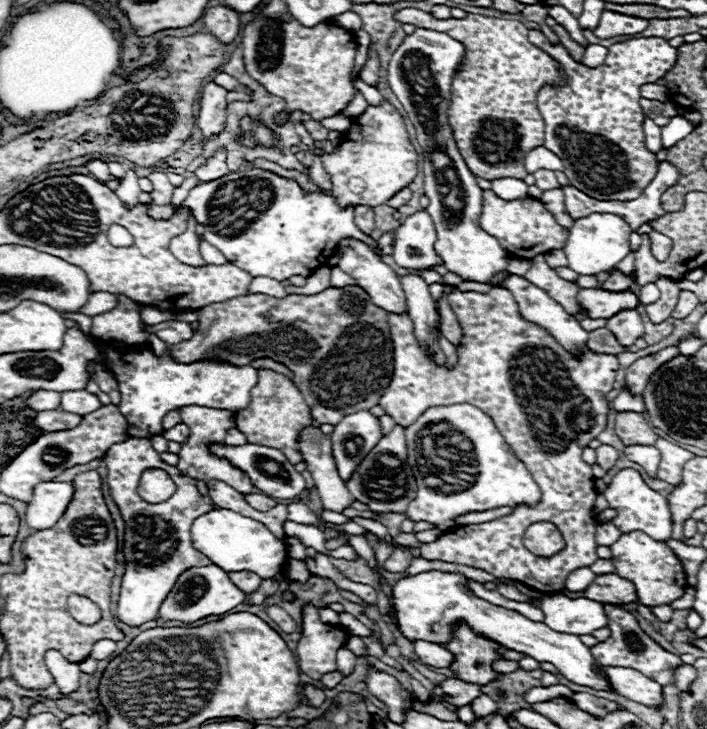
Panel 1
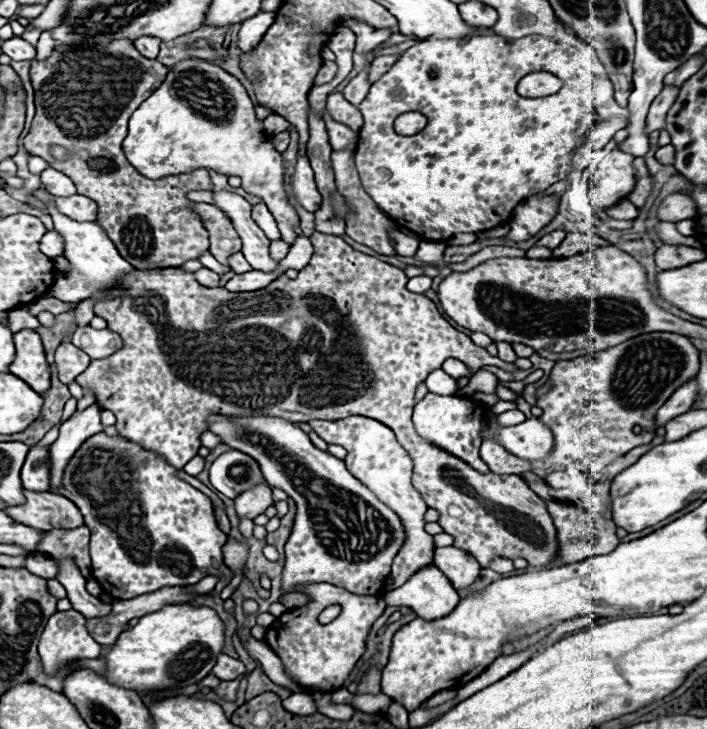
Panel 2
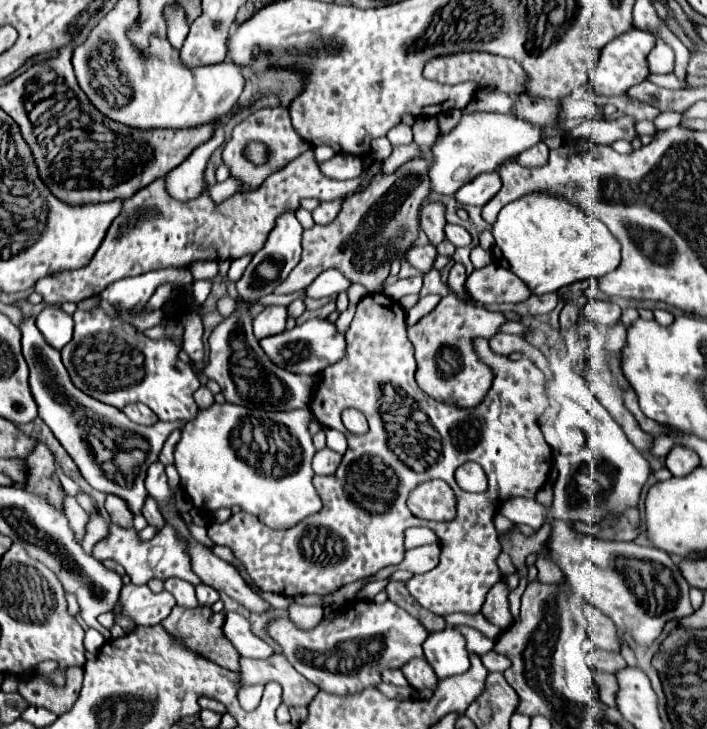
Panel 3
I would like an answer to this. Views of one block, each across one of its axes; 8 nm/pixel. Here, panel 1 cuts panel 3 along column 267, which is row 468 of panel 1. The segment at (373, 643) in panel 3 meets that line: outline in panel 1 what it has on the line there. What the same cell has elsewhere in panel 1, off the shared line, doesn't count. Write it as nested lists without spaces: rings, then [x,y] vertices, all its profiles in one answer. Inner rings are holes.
[[[620,470],[612,482],[608,484],[608,488],[604,490],[604,498],[608,500],[610,508],[614,508],[618,514],[614,518],[614,524],[622,530],[622,532],[630,532],[630,530],[642,530],[648,536],[656,538],[656,540],[668,540],[672,538],[672,514],[670,514],[670,506],[666,502],[666,498],[662,494],[658,494],[656,490],[648,488],[646,482],[642,480],[642,476],[632,470]]]

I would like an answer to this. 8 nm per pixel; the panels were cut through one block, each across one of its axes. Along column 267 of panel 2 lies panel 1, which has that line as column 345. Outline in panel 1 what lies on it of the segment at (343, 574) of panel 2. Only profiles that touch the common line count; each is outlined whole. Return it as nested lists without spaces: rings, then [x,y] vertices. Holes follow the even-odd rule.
[[[360,410],[342,418],[330,434],[336,468],[342,480],[348,480],[354,468],[382,438],[382,426],[378,416],[370,410]]]

